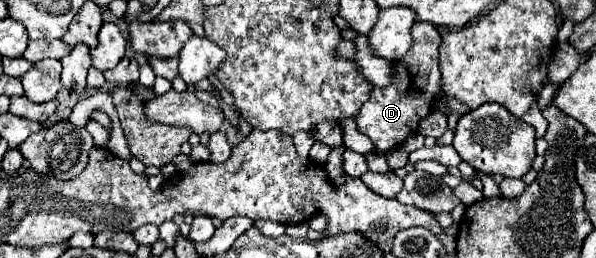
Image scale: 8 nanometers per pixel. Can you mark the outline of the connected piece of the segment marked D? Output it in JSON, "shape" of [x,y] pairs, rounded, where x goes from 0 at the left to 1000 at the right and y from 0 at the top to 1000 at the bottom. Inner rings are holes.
{"shape":[[[700,85],[693,109],[693,178],[690,194],[669,225],[663,248],[663,310],[653,341],[626,341],[622,388],[609,403],[602,450],[596,457],[602,504],[616,519],[636,589],[653,589],[663,566],[673,566],[686,519],[693,519],[703,473],[727,426],[727,395],[733,364],[743,364],[737,341],[740,279],[737,279],[737,124],[720,85]]]}

